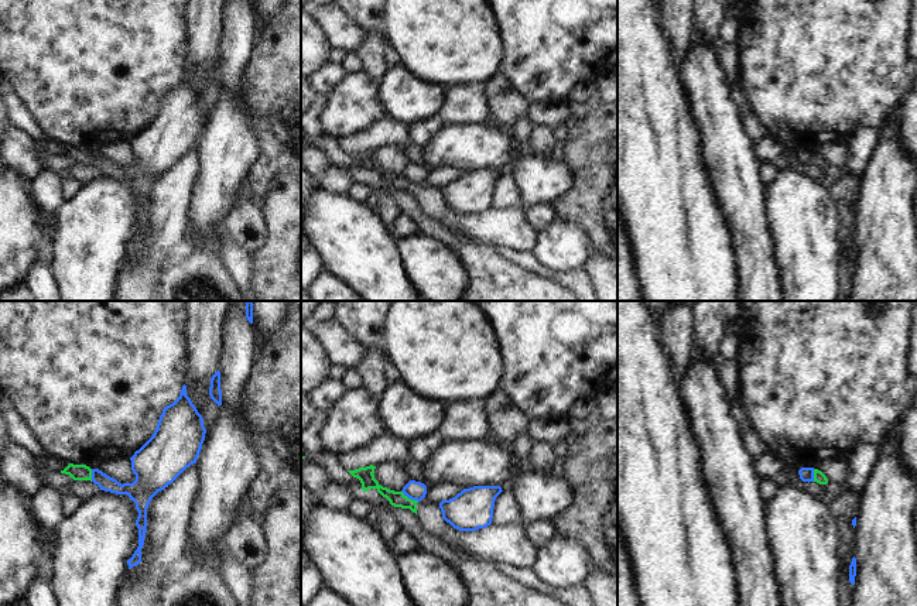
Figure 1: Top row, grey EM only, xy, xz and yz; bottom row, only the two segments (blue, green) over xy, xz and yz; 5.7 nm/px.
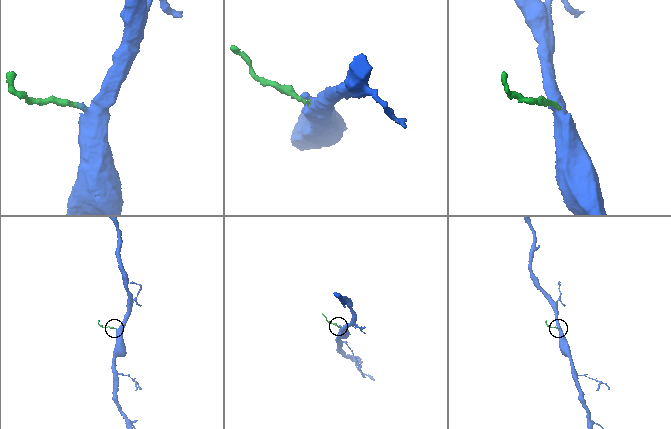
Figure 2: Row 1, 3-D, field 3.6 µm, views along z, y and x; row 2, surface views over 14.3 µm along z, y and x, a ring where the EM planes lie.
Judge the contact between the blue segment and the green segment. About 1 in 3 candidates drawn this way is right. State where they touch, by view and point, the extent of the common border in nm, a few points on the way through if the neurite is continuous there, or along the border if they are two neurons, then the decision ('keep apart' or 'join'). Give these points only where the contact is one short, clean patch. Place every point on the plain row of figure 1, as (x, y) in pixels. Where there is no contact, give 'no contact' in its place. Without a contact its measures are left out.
contact xz (410, 181); length 120 nm; border xz (401, 174), (417, 185); keep apart

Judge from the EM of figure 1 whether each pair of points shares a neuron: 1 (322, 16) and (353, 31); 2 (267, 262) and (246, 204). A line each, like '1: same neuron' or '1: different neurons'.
1: same neuron
2: different neurons

